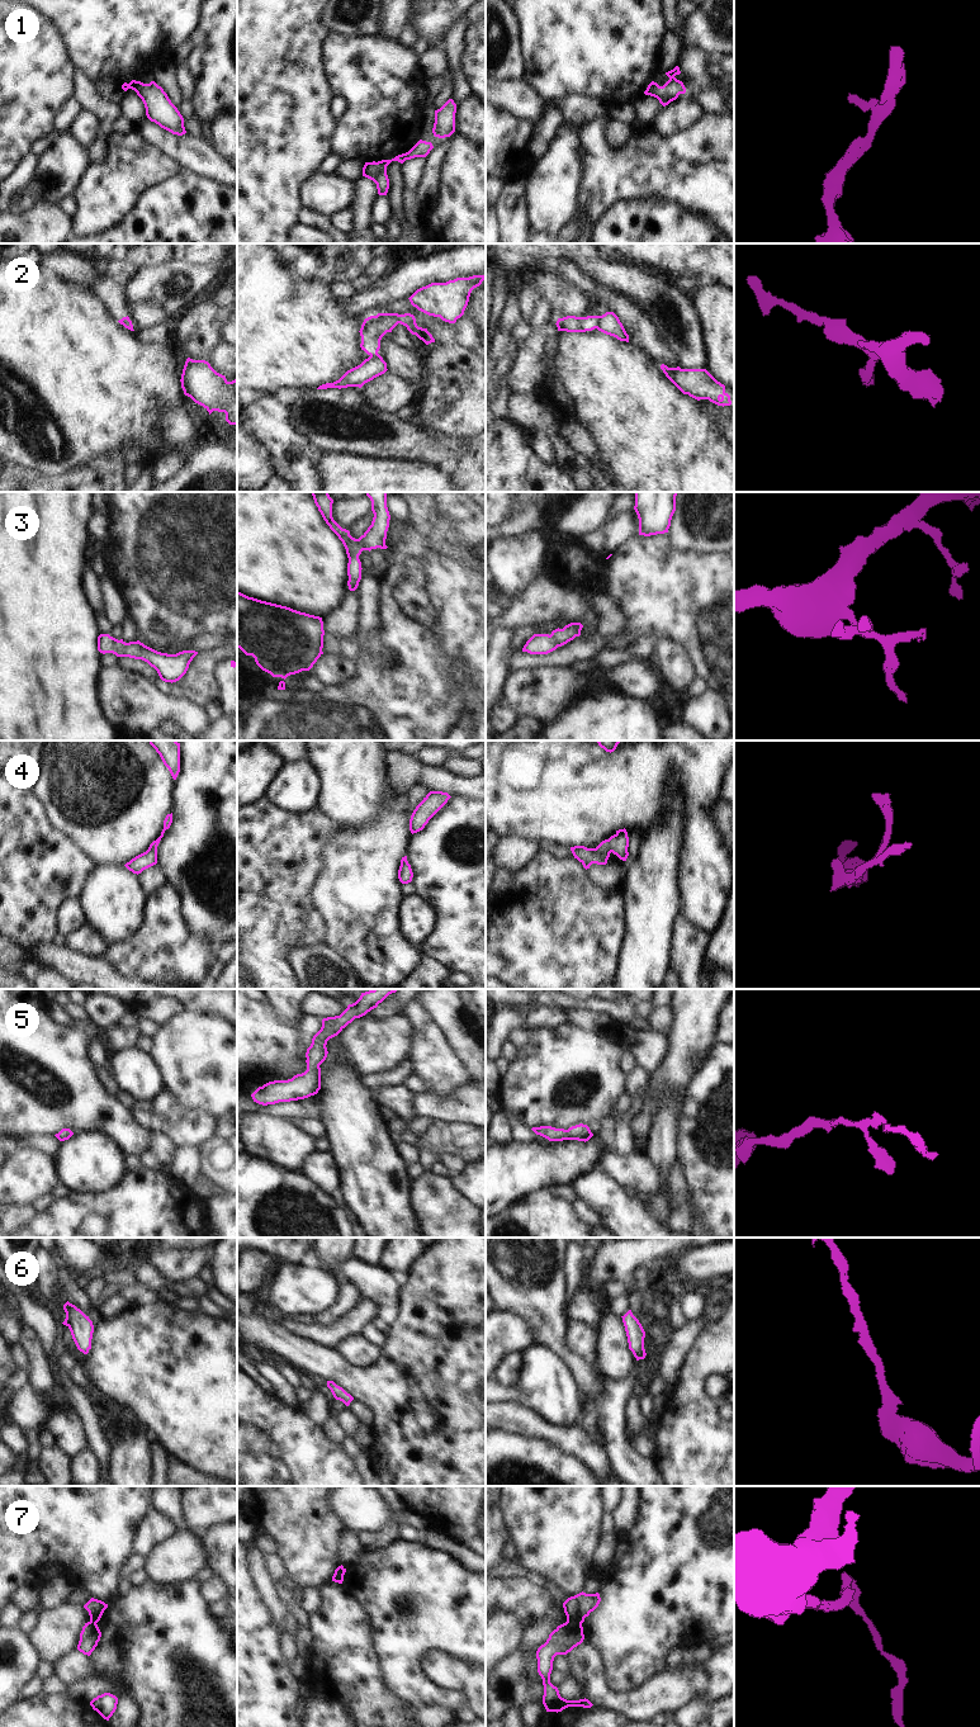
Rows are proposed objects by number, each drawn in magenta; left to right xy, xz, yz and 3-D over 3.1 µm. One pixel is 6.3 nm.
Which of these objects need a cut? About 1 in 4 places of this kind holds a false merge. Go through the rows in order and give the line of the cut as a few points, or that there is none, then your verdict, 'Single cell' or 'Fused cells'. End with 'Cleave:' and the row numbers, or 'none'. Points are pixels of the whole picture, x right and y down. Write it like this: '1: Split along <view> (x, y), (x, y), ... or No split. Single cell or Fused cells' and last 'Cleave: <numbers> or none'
1: No split. Single cell
2: Split along yz (595, 316), (596, 327). Fused cells
3: No split. Single cell
4: No split. Single cell
5: No split. Single cell
6: No split. Single cell
7: Split along yz (567, 1621), (581, 1624). Fused cells
Cleave: 2, 7

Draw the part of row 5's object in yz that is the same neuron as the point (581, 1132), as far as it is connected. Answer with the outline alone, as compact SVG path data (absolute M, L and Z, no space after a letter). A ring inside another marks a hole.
M583 1123L572 1126L568 1130L551 1126L532 1127L531 1130L549 1141L578 1140L586 1142L593 1136L590 1127Z

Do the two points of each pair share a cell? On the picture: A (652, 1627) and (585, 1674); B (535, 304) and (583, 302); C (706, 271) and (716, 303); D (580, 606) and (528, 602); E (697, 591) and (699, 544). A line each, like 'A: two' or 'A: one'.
A: two
B: two
C: two
D: one
E: two

